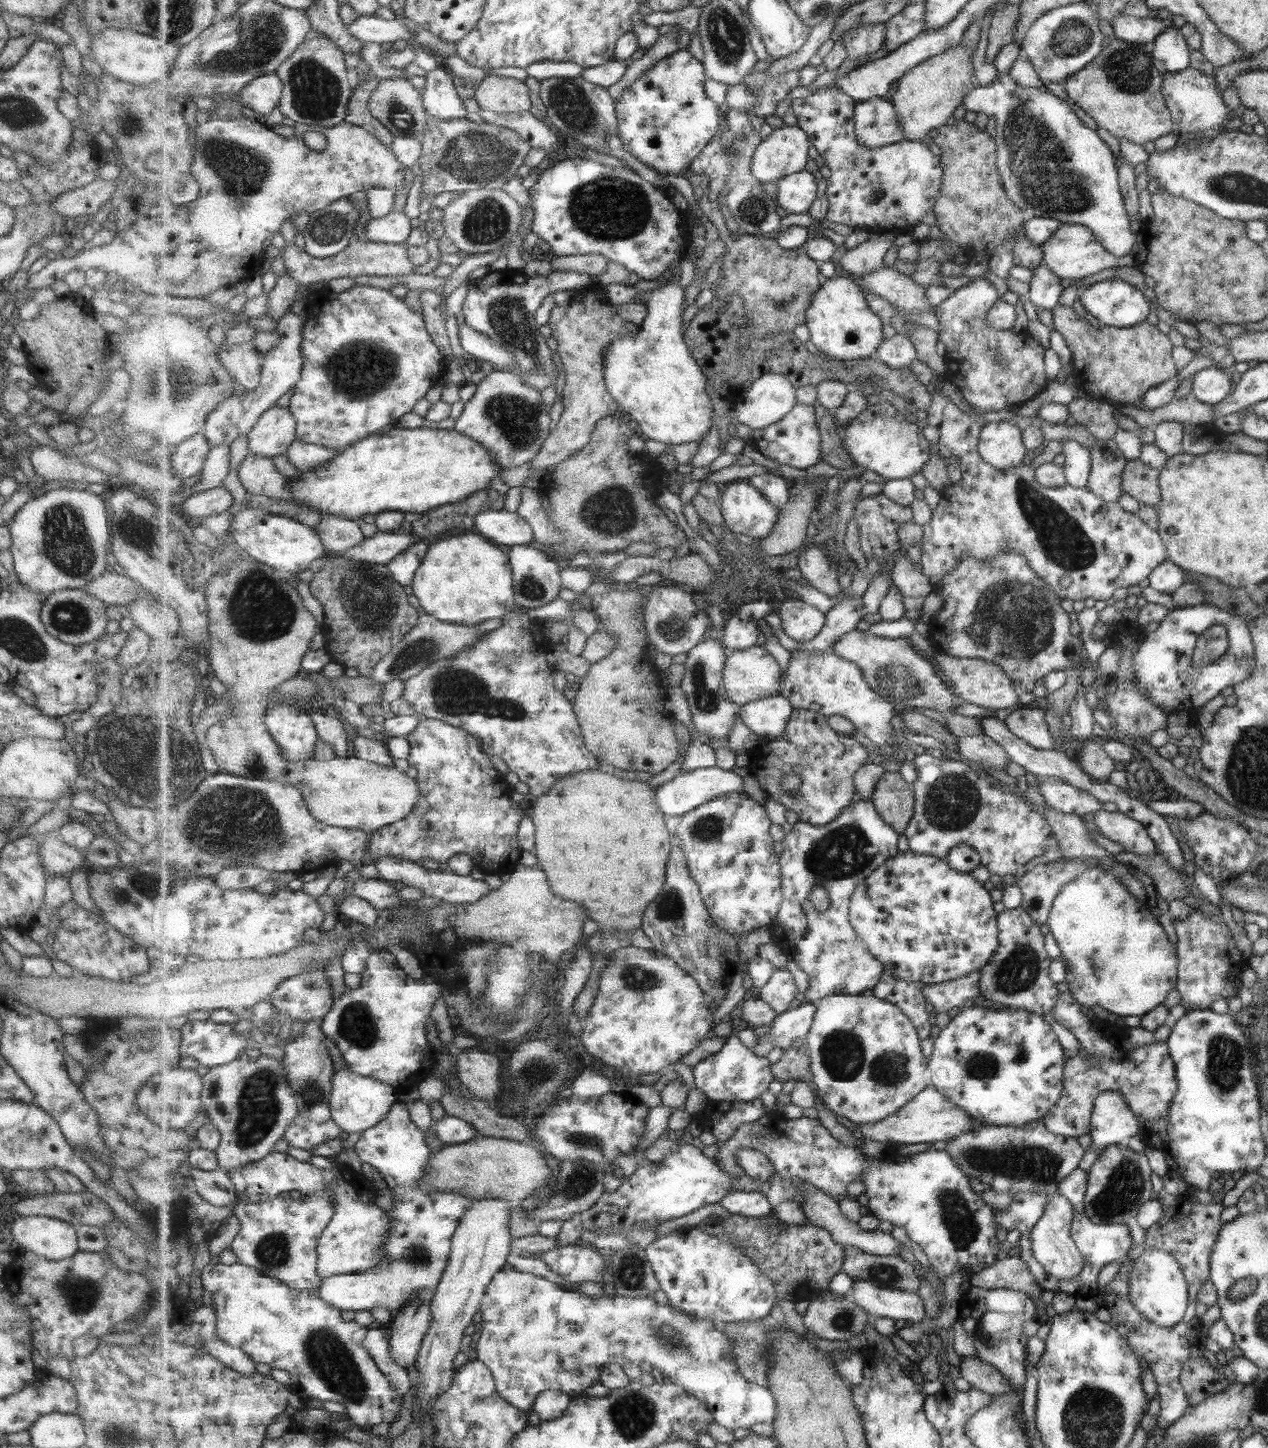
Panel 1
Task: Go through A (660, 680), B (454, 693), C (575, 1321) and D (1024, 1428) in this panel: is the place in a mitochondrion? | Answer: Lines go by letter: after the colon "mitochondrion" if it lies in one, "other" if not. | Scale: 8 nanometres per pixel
A: other
B: mitochondrion
C: other
D: other

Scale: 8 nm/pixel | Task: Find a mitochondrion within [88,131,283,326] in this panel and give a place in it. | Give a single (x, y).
(243, 172)

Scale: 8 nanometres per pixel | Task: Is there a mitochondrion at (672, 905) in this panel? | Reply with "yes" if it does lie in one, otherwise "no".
yes

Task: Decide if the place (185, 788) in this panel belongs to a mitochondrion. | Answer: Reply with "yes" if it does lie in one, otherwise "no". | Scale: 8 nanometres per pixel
yes

